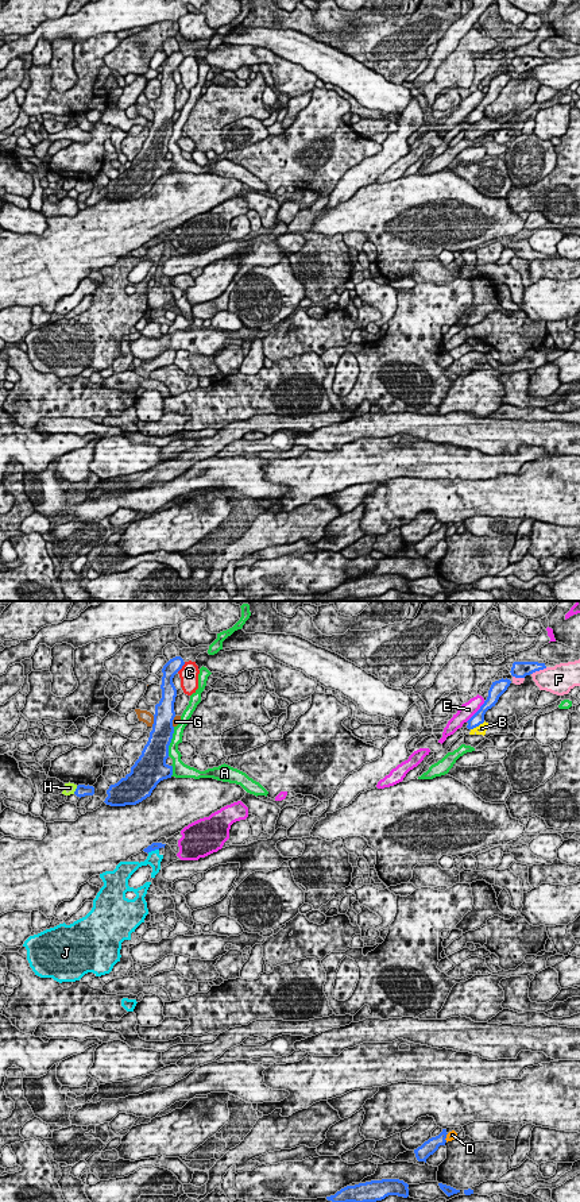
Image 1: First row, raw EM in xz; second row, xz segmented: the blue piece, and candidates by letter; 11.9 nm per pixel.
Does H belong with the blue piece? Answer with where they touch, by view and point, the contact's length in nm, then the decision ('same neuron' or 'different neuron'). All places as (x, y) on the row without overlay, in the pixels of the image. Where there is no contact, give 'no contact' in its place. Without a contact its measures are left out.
contact xz (76, 185); length 110 nm; different neuron

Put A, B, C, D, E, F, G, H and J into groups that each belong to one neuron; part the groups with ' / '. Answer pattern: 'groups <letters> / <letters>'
groups A J / B / C / D / E / F / G / H

